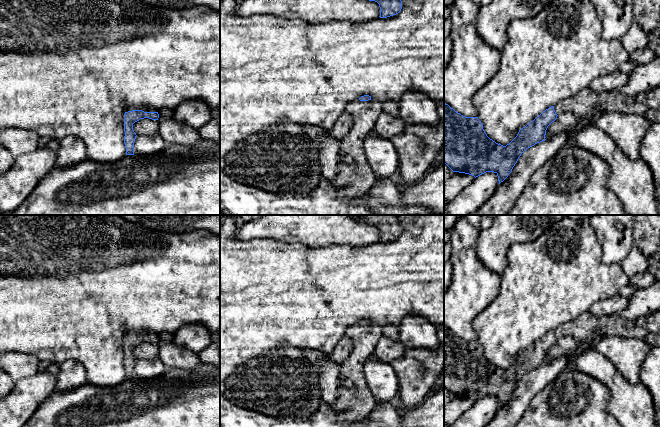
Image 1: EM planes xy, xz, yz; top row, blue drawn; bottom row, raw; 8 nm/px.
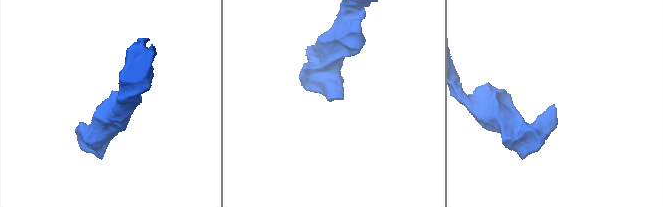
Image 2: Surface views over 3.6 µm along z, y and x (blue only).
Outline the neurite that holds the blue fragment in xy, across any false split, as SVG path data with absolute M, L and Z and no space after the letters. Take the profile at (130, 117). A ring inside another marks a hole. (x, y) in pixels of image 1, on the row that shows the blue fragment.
M136 105L125 109L124 114L124 143L126 147L126 155L134 155L134 142L136 139L136 133L133 130L133 124L140 119L149 118L152 120L158 120L158 109Z

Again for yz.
M587 87L576 95L564 99L543 111L533 121L520 129L517 136L509 144L503 146L487 136L478 117L465 117L444 102L444 163L453 172L469 174L475 178L486 172L494 172L497 174L500 184L512 172L513 167L524 151L546 140L546 130L557 119L558 115L570 112L586 122L595 122L600 115L610 111L644 115L647 110L648 107L640 102L637 97L614 91L598 94Z

